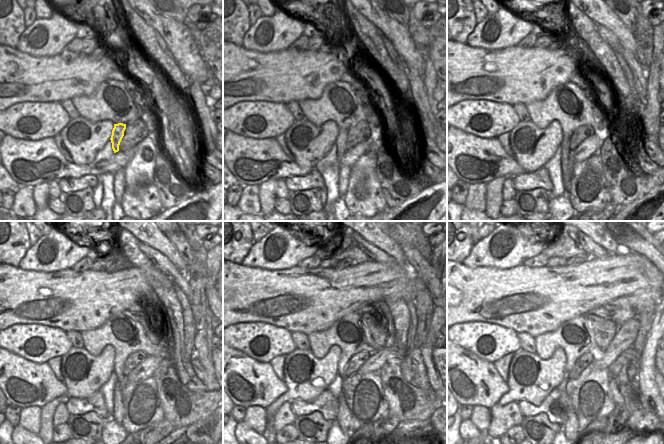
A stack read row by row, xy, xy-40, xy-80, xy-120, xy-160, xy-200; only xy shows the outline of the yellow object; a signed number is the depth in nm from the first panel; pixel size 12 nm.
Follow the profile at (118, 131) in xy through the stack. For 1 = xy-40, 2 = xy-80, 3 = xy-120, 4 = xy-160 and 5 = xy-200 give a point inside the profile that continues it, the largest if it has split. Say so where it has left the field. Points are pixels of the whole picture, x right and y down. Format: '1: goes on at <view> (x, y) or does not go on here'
1: goes on at xy-40 (340, 141)
2: goes on at xy-80 (567, 155)
3: goes on at xy-120 (118, 414)
4: goes on at xy-160 (344, 416)
5: goes on at xy-200 (571, 424)

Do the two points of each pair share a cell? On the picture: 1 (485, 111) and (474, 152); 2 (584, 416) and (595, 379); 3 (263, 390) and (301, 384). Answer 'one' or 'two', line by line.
1: two
2: one
3: two

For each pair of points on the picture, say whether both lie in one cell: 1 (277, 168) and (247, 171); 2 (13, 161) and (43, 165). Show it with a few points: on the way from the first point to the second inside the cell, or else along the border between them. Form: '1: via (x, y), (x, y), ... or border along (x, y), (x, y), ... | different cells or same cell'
1: via (270, 168), (254, 168) | same cell
2: via (20, 161), (36, 162) | same cell

